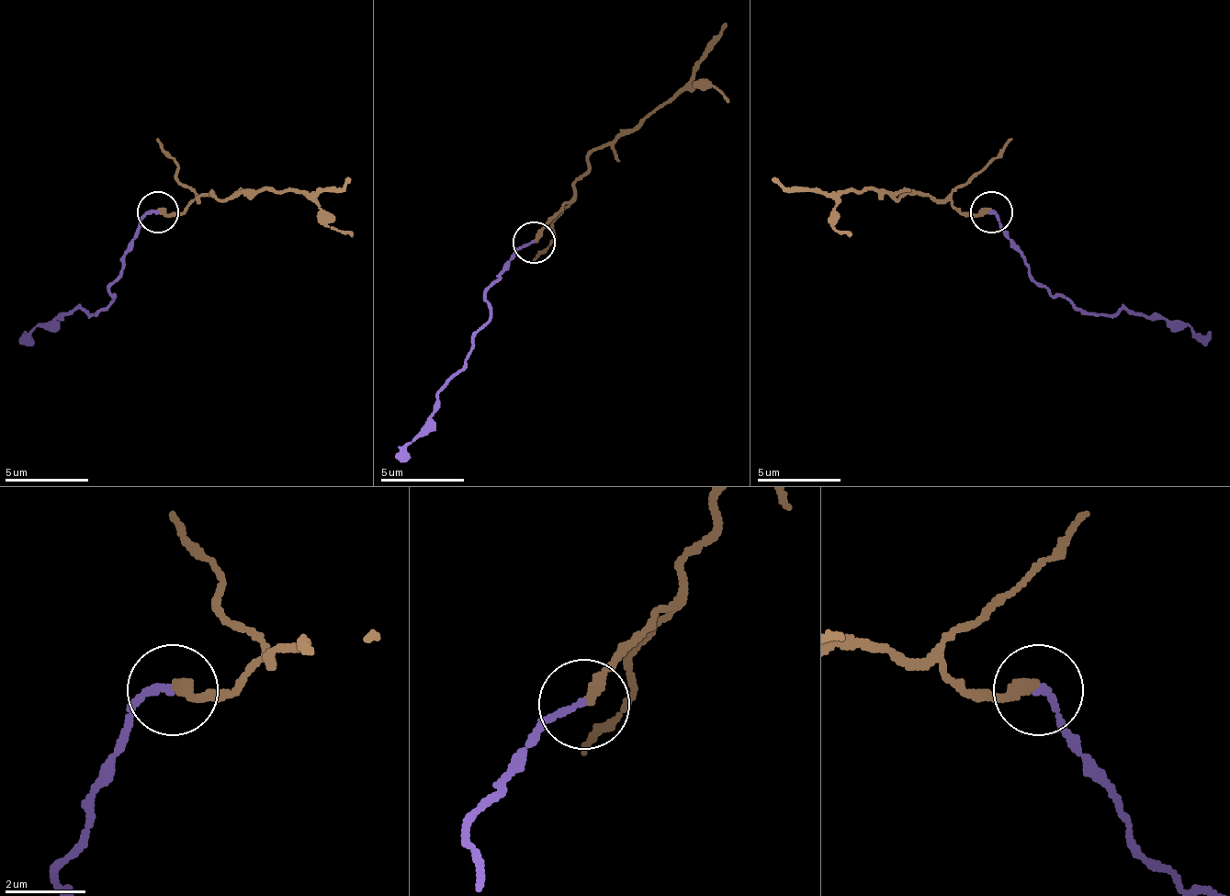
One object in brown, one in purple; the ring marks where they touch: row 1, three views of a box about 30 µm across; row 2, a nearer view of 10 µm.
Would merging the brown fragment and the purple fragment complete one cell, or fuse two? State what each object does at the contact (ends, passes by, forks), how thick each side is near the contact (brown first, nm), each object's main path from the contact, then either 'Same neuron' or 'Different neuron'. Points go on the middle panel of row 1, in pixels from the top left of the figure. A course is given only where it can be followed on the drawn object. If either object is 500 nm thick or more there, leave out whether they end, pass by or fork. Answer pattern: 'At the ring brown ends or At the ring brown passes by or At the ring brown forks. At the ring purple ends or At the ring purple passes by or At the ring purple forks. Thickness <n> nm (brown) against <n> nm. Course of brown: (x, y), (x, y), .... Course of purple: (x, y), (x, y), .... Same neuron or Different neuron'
At the ring brown ends. At the ring purple ends. Thickness 280 nm (brown) against 180 nm. Course of brown: (533, 241), (574, 195), (587, 157), (641, 124), (691, 78), (725, 24). Course of purple: (533, 241), (516, 249), (487, 291), (490, 304), (474, 350), (436, 396), (433, 421), (407, 446), (399, 462). Same neuron

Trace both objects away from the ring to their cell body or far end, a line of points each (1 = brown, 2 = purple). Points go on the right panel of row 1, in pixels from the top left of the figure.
1: (990, 213), (961, 213), (944, 200), (907, 197), (898, 200), (874, 187), (790, 192), (773, 175)
2: (990, 213), (1028, 271), (1053, 297), (1099, 313), (1132, 309), (1145, 317), (1169, 322), (1195, 334), (1212, 330)

